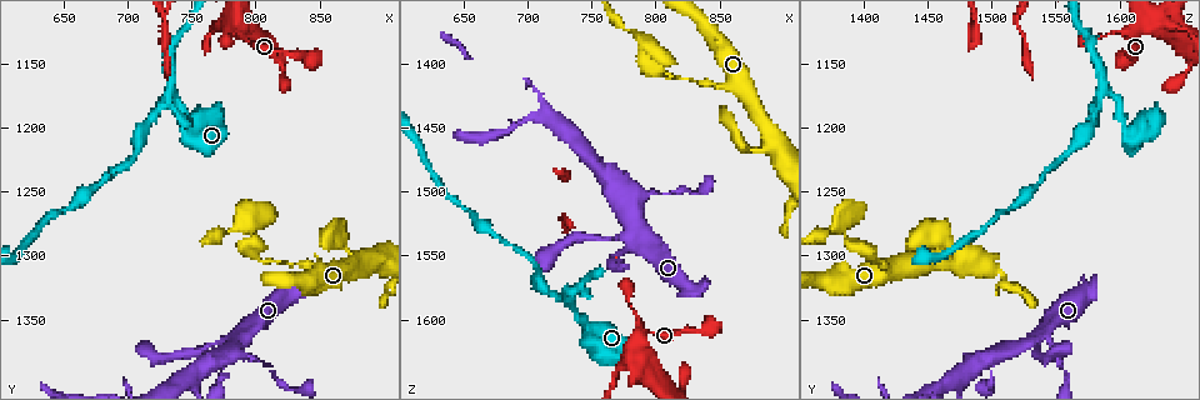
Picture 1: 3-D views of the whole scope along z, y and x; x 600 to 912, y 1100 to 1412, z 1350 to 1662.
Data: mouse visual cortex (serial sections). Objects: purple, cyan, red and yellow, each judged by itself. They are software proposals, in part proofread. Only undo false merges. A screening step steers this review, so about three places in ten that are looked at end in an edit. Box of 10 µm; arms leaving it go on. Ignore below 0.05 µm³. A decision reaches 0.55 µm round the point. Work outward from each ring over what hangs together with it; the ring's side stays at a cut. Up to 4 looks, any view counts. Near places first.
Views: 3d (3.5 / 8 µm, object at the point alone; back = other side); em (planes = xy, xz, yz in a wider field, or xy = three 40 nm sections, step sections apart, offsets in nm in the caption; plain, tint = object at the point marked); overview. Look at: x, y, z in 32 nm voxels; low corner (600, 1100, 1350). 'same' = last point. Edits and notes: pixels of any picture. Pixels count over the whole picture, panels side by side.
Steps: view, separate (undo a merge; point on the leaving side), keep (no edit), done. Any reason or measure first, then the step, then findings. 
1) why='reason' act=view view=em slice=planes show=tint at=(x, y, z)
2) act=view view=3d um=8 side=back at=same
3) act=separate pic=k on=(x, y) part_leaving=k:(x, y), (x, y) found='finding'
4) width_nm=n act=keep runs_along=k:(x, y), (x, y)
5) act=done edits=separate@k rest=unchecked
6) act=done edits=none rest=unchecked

why='sudden change in width' act=view view=em slice=xy step=5 show=tint at=(736, 1174, 1592)

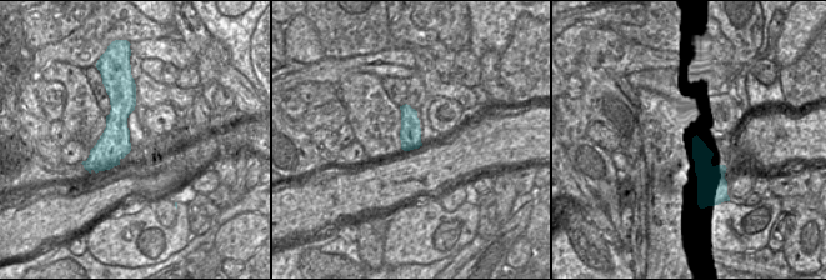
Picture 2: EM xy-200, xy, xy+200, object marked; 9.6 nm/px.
why='see where the arms go' act=view view=3d um=3.5 at=same

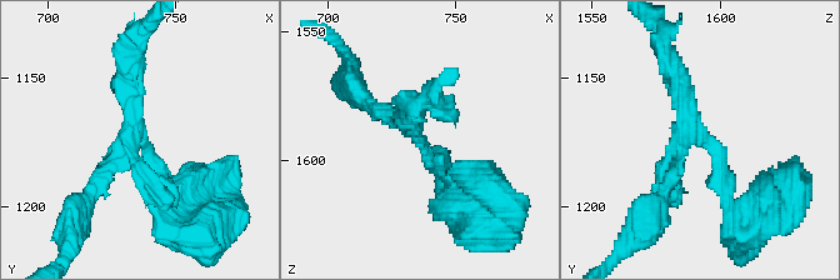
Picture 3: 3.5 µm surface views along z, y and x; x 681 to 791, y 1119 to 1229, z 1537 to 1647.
act=keep runs_along=3:(434, 168), (408, 120), (373, 104) found='one cell here'

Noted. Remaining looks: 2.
why='two arms at a narrow angle' act=view view=3d um=3.5 at=(788, 1360, 1542)

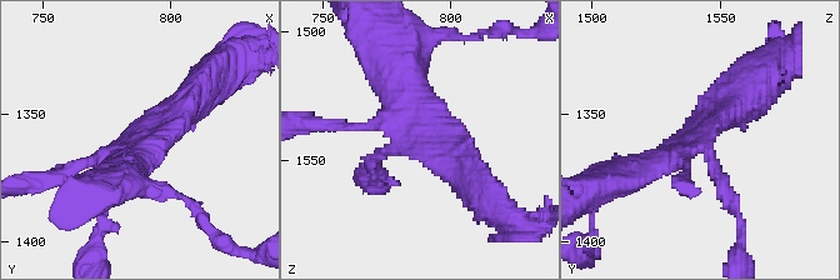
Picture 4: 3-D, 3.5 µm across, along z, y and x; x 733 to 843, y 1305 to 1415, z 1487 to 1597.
act=view view=em slice=planes show=tint at=(787, 1359, 1542)

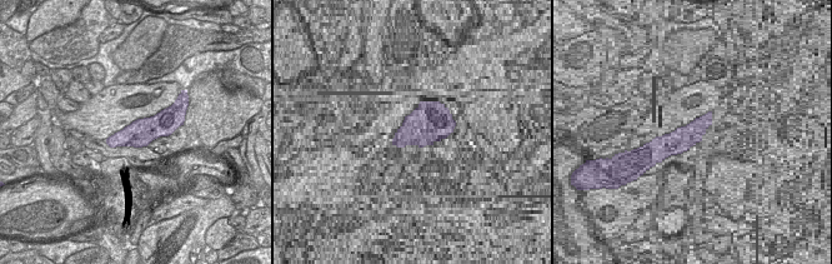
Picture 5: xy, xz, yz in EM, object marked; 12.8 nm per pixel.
arm_widths_nm=150,150,450 act=keep runs_along=4:(190, 98), (109, 155), (90, 194) found='one cell here'

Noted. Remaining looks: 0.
act=done edits=none rest=unchecked

